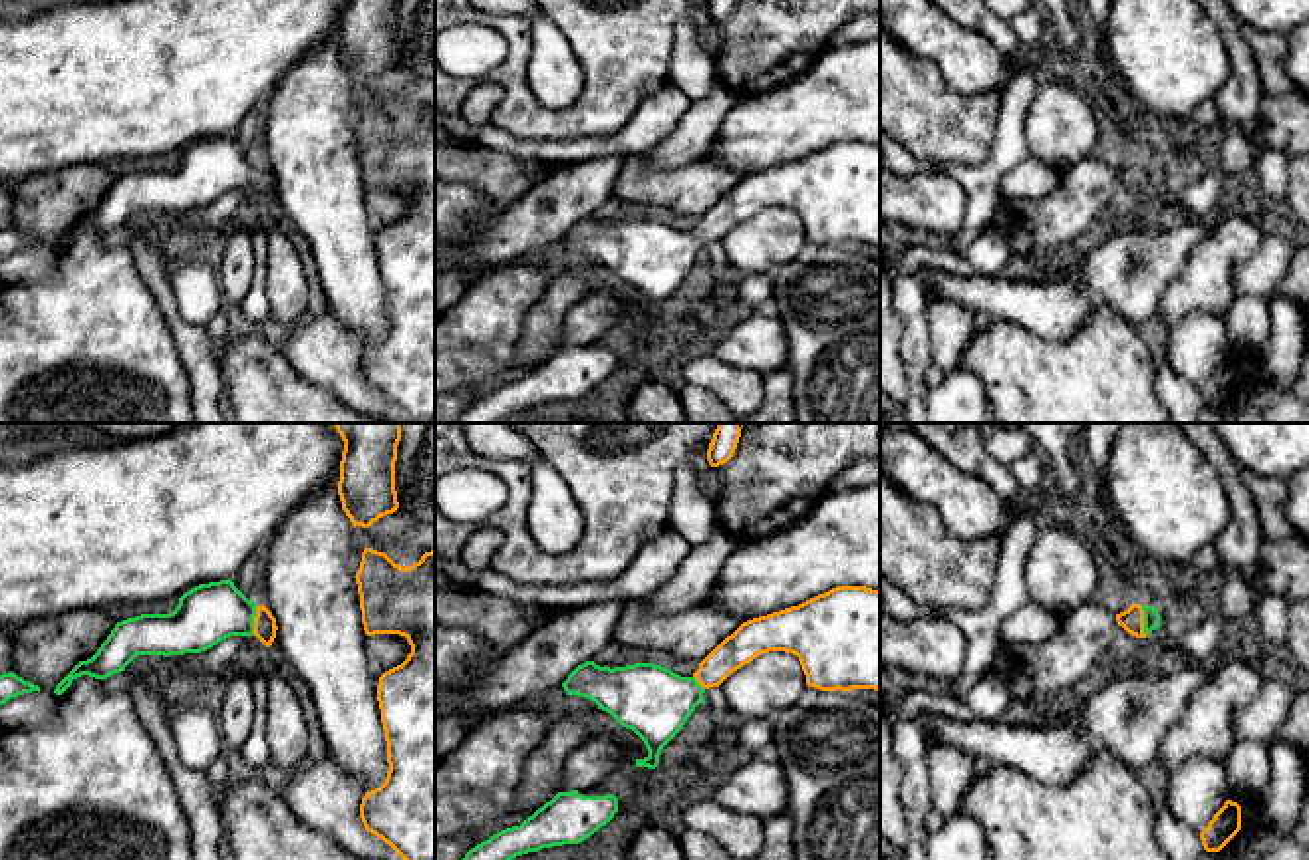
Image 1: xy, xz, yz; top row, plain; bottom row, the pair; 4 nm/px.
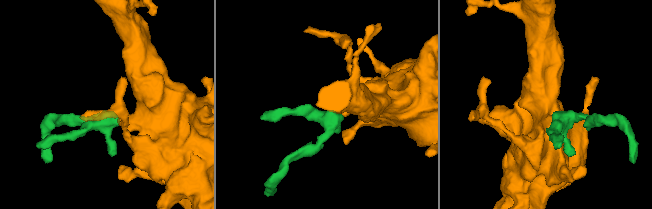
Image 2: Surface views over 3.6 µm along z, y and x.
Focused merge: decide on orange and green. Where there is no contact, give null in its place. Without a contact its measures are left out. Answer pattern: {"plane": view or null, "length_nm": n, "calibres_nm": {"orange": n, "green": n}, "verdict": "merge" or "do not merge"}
{"plane": "xy", "length_nm": 120, "calibres_nm": {"orange": 100, "green": 240}, "verdict": "merge"}

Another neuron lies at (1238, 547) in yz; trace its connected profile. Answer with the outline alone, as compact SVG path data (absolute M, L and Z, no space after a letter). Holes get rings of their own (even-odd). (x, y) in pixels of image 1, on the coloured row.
M1212 423L1178 425L1216 469L1230 499L1232 518L1214 540L1218 556L1216 580L1220 582L1228 574L1239 574L1247 582L1255 582L1265 536L1253 495L1241 479L1241 469L1220 441Z

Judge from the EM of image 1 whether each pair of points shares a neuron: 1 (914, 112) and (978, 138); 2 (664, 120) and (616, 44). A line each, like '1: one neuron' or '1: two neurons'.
1: one neuron
2: two neurons

